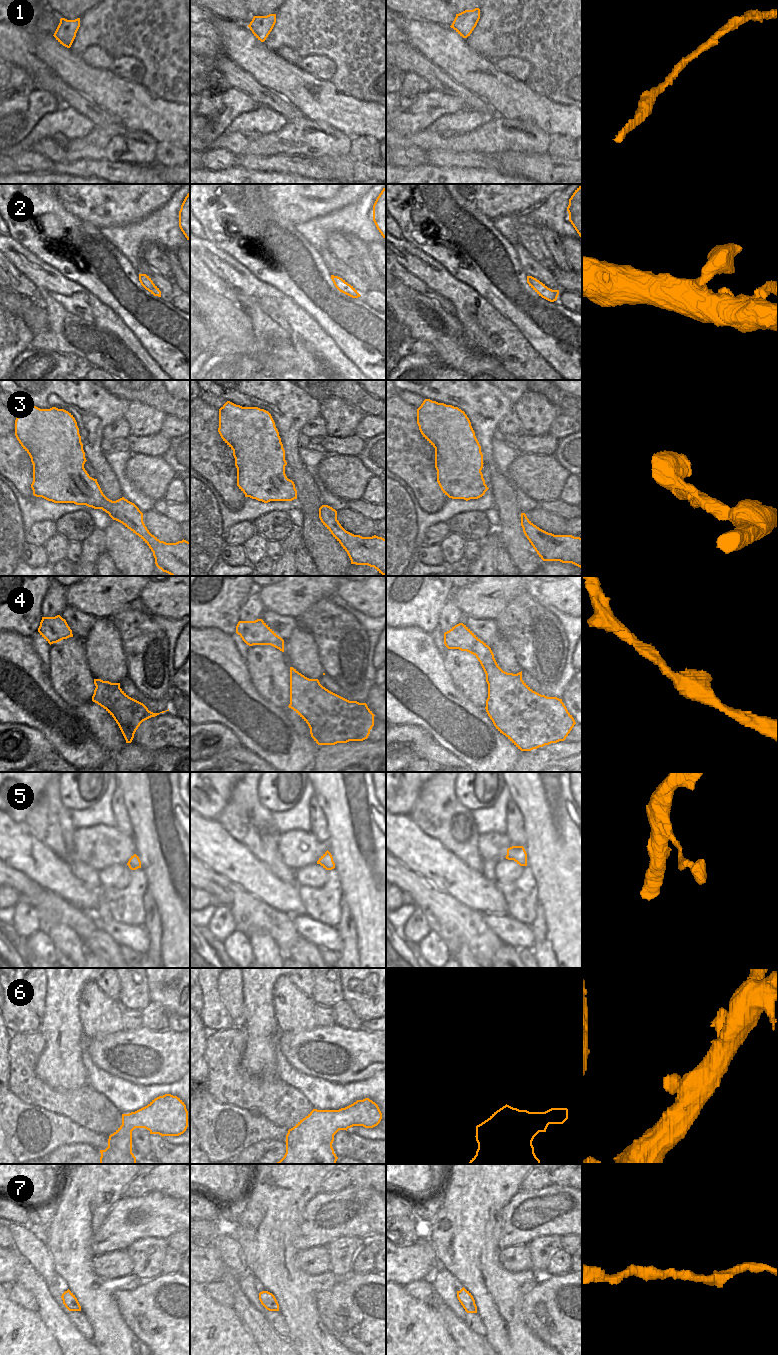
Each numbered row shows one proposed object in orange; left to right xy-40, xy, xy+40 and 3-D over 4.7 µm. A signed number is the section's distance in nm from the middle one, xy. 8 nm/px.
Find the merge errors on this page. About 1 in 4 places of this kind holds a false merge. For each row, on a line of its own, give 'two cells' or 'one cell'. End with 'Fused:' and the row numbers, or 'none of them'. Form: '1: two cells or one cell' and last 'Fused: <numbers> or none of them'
1: one cell
2: one cell
3: one cell
4: one cell
5: one cell
6: one cell
7: one cell
Fused: none of them

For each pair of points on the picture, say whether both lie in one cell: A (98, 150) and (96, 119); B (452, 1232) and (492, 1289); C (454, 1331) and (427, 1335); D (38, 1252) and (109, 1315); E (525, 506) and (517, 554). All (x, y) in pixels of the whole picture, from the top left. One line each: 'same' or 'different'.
A: different
B: same
C: different
D: different
E: different

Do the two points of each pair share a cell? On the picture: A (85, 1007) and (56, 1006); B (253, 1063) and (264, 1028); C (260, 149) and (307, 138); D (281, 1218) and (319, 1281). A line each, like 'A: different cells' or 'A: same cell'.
A: different cells
B: same cell
C: same cell
D: same cell

